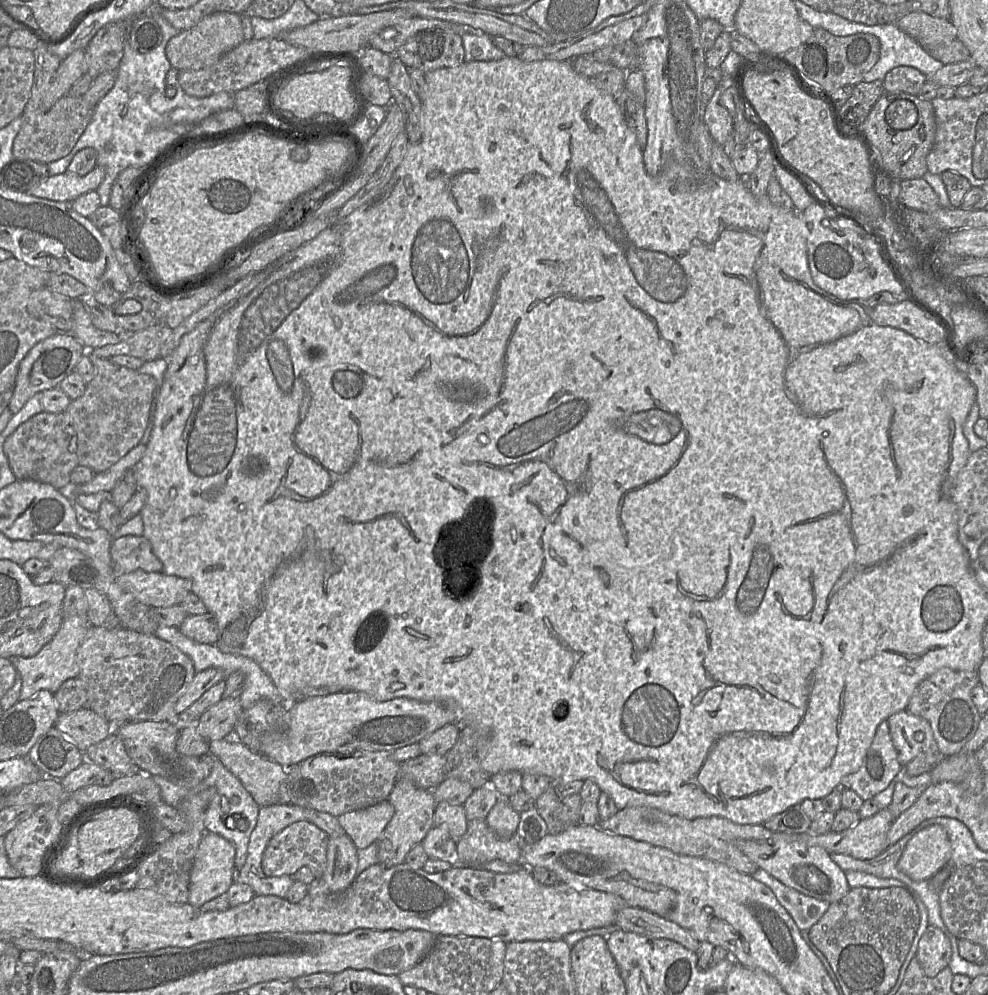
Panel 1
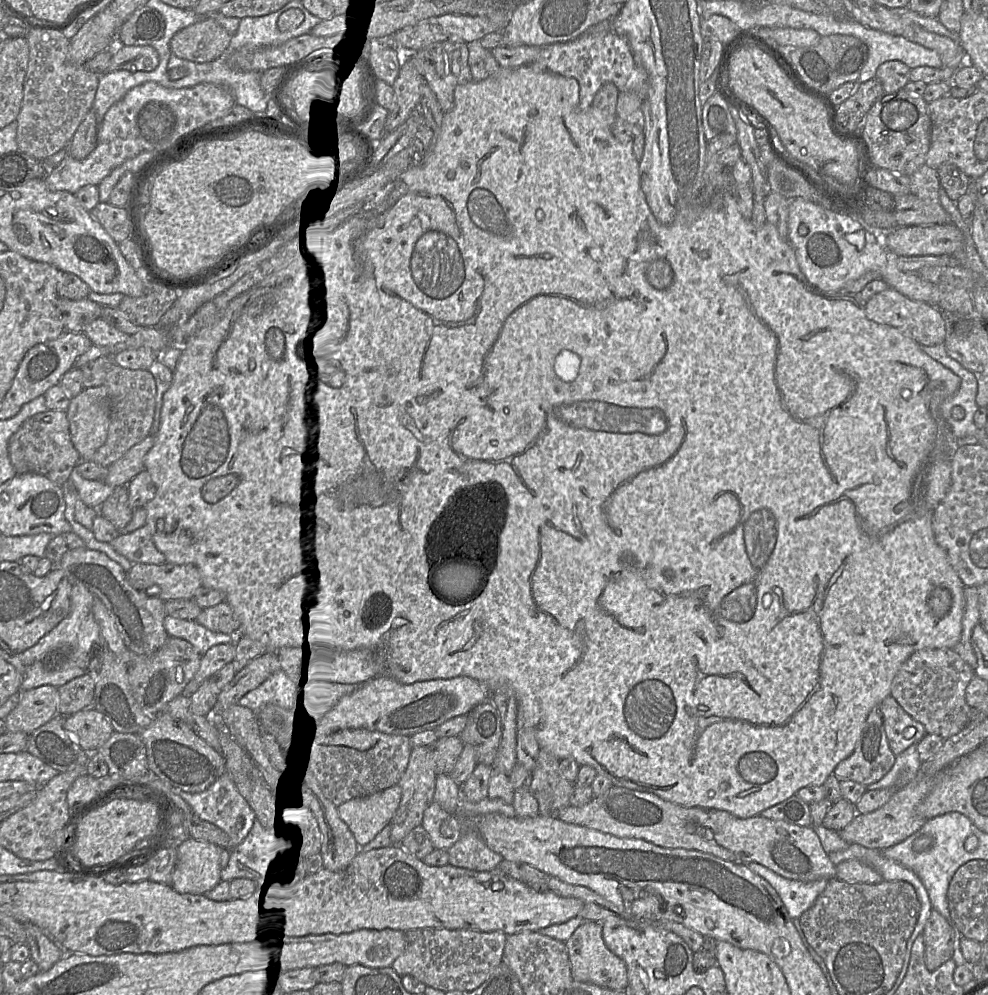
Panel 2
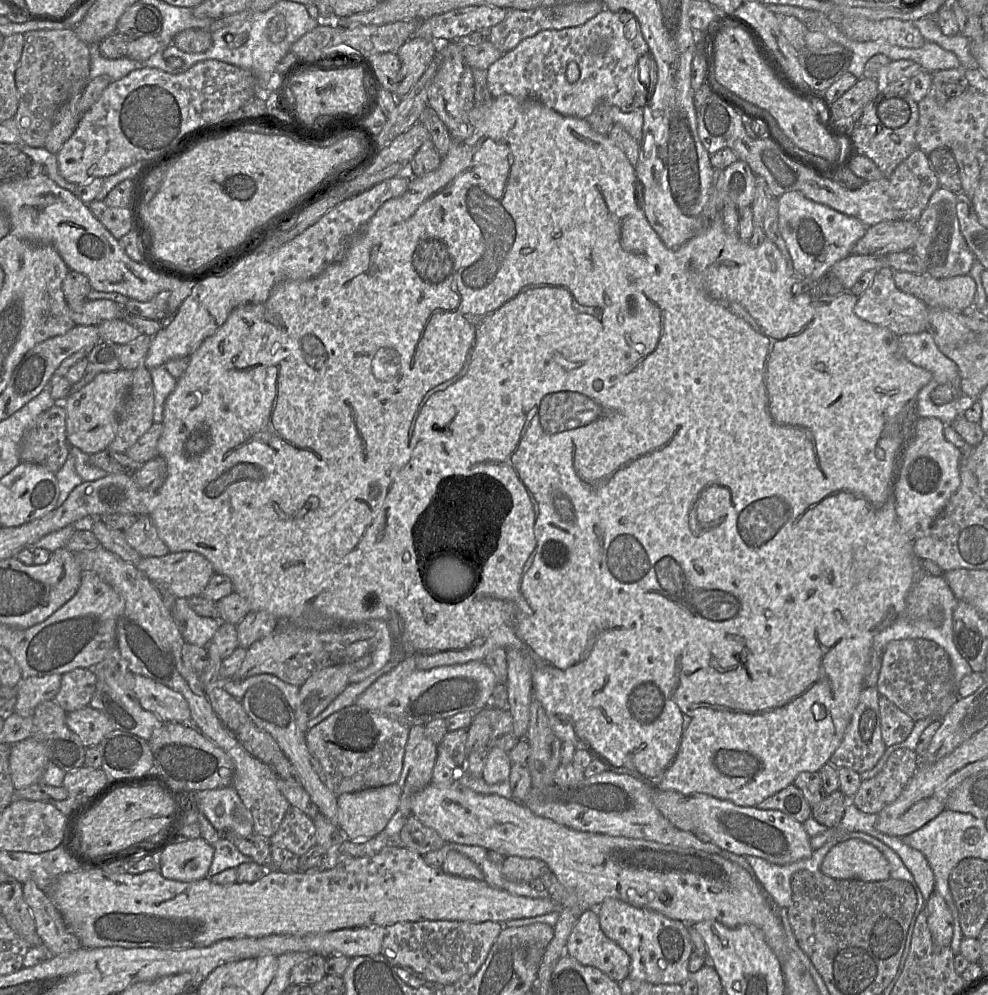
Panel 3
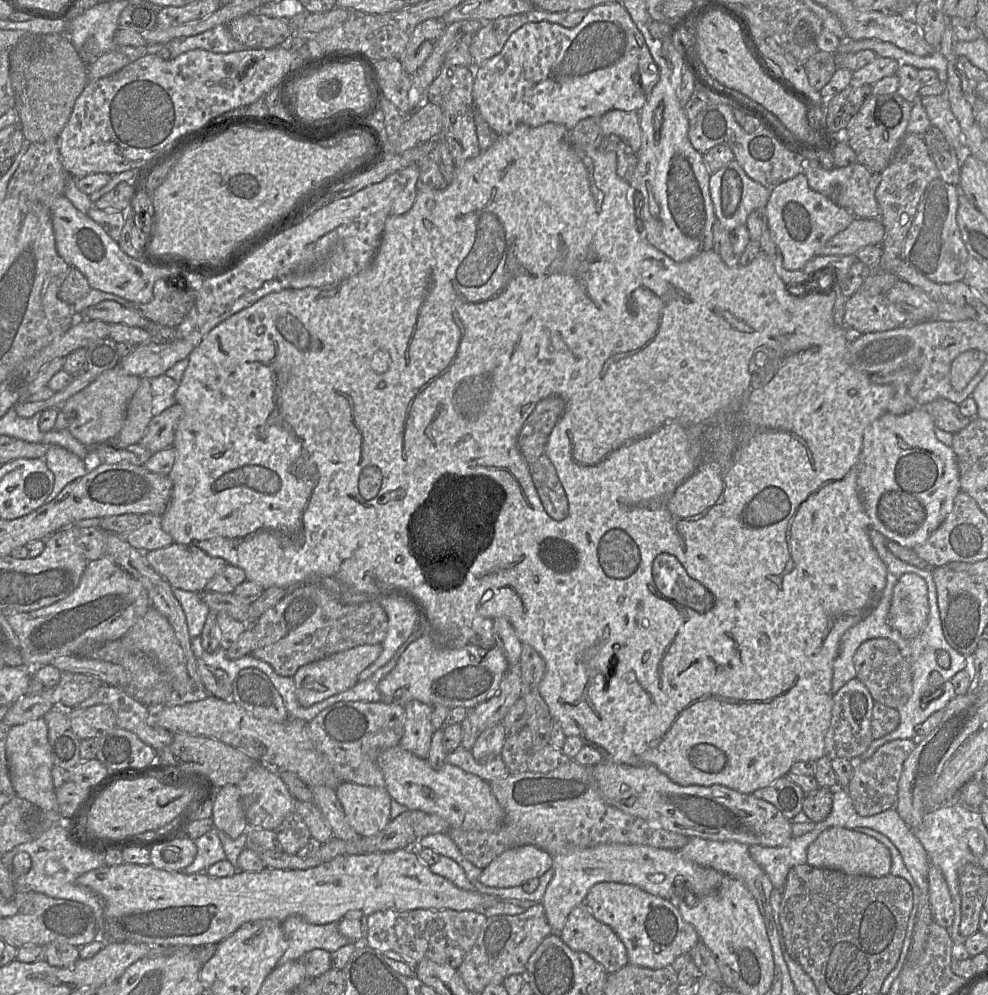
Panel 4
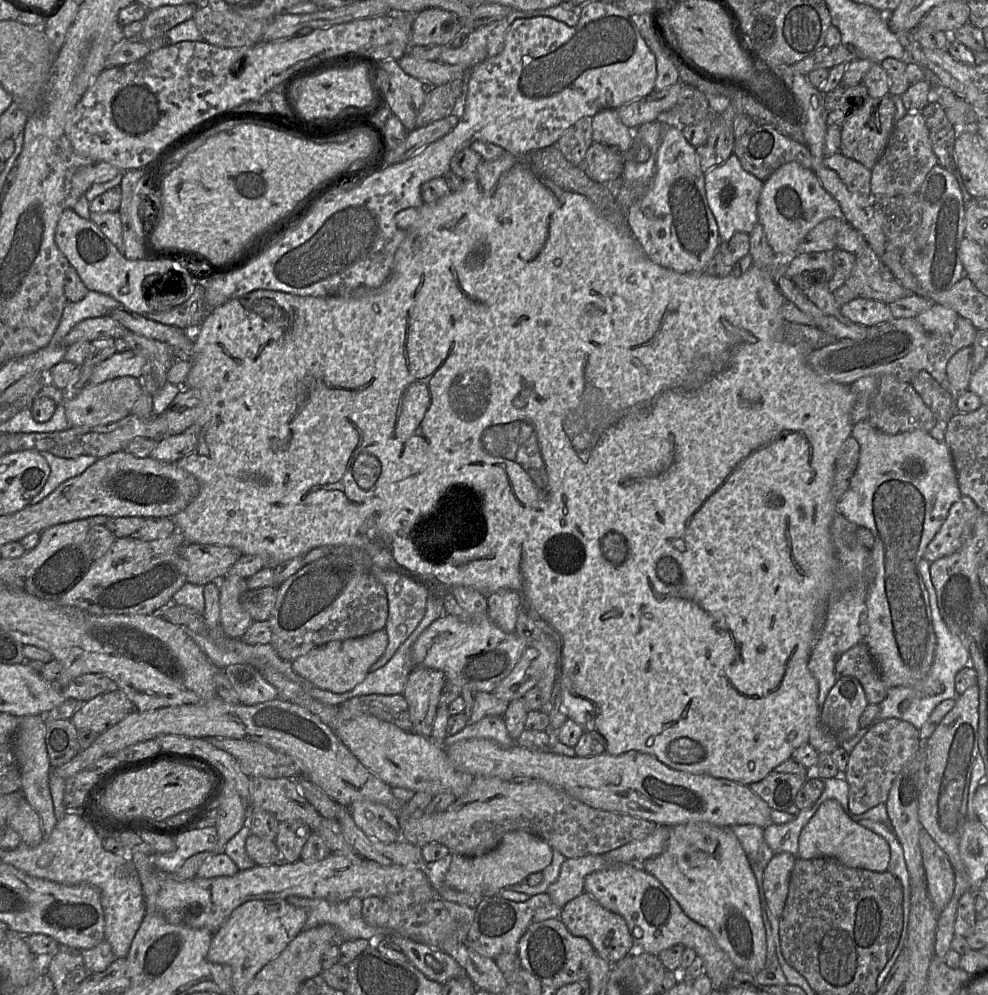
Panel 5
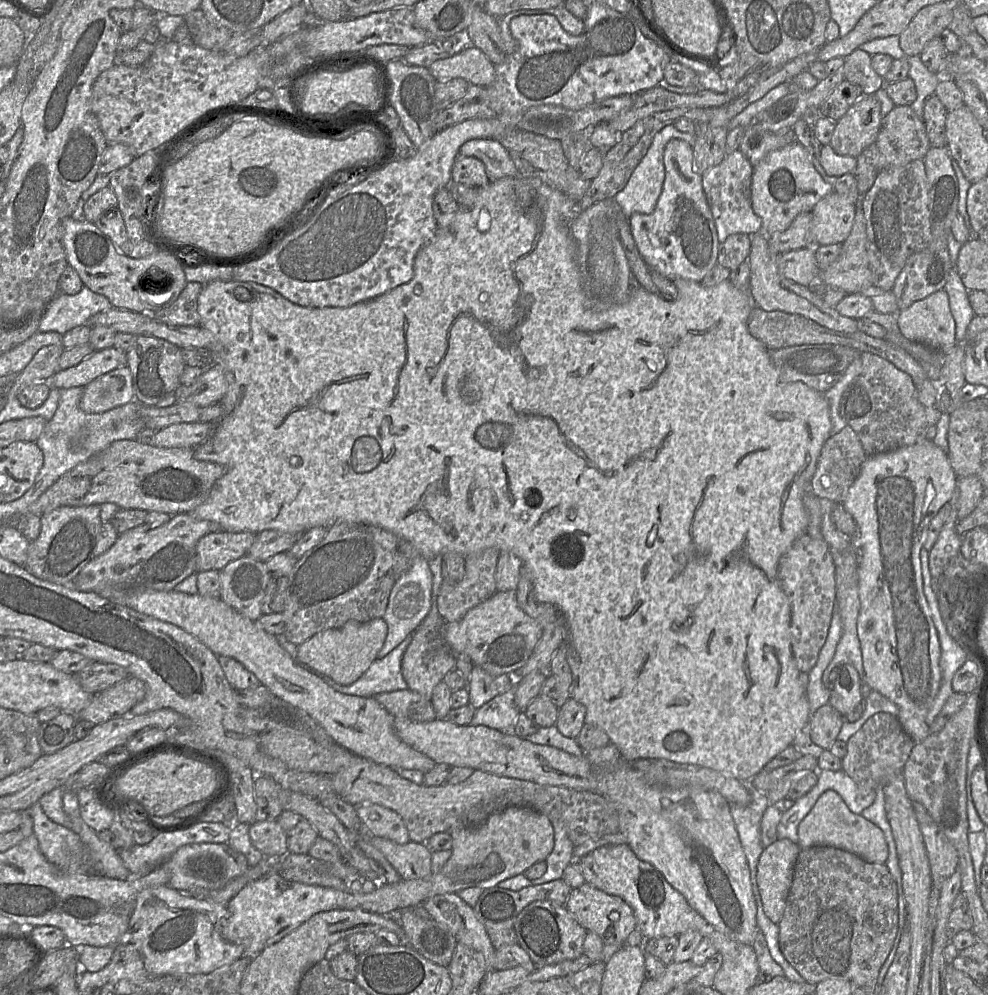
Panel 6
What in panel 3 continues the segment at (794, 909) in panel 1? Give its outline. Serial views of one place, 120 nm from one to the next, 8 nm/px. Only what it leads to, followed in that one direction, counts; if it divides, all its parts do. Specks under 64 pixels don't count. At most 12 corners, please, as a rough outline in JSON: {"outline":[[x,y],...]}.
{"outline":[[833,841],[810,858],[777,865],[744,857],[776,909],[792,903],[791,878],[800,870],[820,870]]}

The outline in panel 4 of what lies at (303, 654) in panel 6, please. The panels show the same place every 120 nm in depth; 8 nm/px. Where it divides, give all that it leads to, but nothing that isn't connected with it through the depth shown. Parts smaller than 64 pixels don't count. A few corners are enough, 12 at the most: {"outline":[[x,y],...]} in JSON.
{"outline":[[360,645],[300,667],[299,704],[353,687],[381,653]]}

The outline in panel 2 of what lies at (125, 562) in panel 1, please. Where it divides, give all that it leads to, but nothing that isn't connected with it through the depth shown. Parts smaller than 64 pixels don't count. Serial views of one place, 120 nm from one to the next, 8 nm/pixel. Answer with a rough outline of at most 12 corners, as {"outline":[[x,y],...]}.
{"outline":[[146,524],[110,544],[132,564],[161,565]]}

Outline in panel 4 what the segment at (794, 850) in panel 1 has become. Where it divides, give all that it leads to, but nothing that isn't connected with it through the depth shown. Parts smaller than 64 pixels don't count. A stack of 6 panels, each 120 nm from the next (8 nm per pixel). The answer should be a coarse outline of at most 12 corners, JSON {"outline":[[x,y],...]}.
{"outline":[[654,765],[591,767],[604,801],[687,837],[777,847],[792,822],[752,794]]}

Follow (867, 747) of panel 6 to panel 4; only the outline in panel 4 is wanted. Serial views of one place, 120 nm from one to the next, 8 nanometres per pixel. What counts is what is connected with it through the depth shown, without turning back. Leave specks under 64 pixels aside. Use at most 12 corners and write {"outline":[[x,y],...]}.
{"outline":[[891,740],[853,763],[855,811],[895,808],[902,767],[916,745]]}

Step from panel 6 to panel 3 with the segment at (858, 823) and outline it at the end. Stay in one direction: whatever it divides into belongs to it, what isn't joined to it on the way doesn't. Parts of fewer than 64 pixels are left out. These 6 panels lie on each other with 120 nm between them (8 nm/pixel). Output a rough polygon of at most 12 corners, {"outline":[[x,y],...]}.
{"outline":[[856,838],[835,844],[820,871],[865,882],[890,878],[885,856]]}

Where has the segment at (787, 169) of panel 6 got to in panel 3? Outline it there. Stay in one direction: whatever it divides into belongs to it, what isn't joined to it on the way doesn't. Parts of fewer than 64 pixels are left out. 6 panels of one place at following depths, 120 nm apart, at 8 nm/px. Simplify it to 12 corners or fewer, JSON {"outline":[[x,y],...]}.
{"outline":[[797,191],[778,198],[794,270],[821,281],[861,221]]}

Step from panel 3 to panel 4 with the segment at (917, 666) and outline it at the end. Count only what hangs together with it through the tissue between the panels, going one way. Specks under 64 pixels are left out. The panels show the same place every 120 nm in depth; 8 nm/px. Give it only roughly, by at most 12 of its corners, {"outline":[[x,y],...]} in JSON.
{"outline":[[886,638],[853,656],[875,702],[897,709],[912,693],[911,662]]}

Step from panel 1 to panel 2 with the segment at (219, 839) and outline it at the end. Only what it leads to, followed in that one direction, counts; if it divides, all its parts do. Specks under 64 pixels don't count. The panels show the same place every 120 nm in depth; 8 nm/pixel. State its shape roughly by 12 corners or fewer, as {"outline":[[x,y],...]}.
{"outline":[[220,846],[177,847],[172,887],[205,895],[222,880]]}

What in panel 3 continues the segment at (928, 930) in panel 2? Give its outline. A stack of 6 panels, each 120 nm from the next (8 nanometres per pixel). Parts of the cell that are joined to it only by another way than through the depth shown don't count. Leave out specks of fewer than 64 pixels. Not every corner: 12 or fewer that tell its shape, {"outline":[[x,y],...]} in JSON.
{"outline":[[937,890],[927,902],[933,943],[950,947],[953,917]]}

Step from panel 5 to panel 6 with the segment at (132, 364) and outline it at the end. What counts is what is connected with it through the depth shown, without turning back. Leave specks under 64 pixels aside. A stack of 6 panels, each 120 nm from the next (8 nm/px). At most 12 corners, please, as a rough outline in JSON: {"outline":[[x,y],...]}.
{"outline":[[114,347],[94,351],[73,367],[56,371],[57,389],[85,387],[126,365]]}

